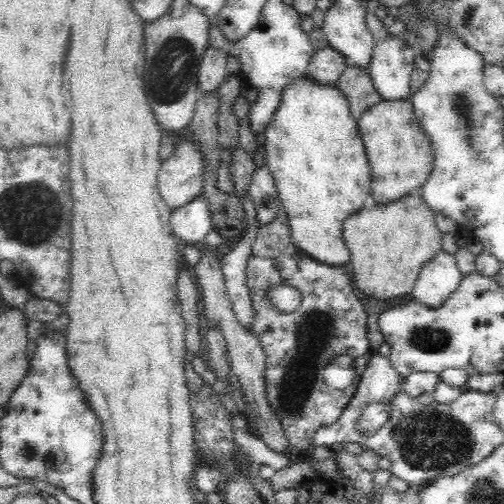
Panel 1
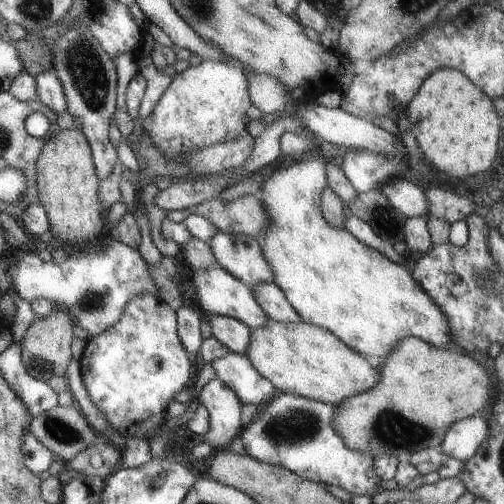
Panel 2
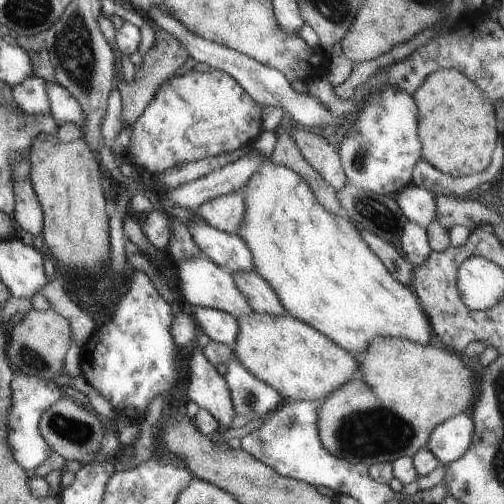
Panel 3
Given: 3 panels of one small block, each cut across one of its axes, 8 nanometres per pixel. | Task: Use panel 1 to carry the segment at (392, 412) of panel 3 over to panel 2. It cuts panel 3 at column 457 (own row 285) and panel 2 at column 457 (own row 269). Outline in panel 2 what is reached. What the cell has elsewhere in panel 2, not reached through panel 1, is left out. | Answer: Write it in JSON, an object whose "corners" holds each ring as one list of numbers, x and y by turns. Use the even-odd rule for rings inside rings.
{"corners":[[405,338,381,362,377,386,335,406,333,426,351,450,369,452,373,458,393,456,401,462,419,450,439,450,449,426,473,418,489,406,493,394,493,374,487,374,471,354,437,348,419,338]]}

